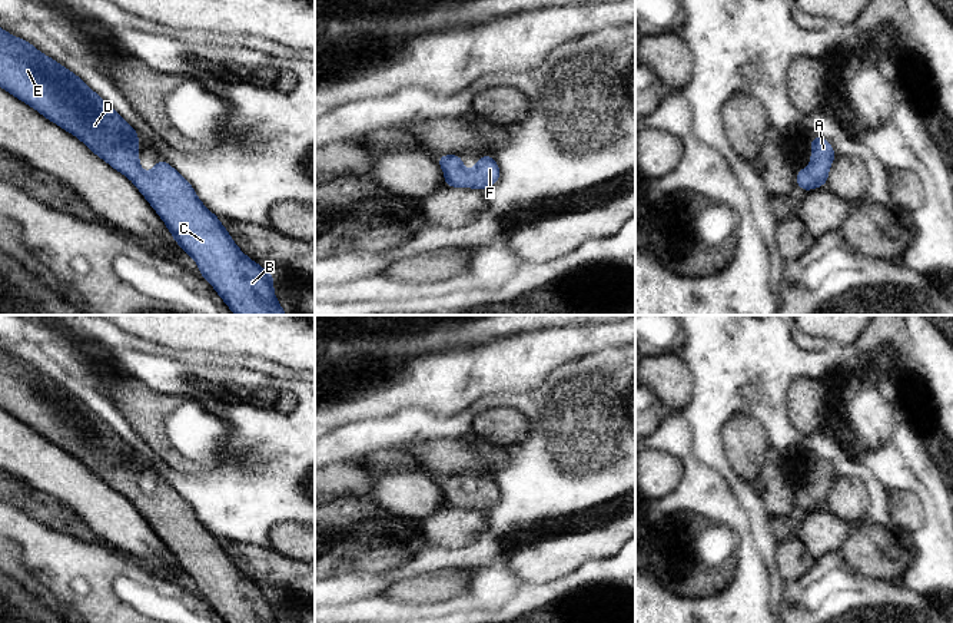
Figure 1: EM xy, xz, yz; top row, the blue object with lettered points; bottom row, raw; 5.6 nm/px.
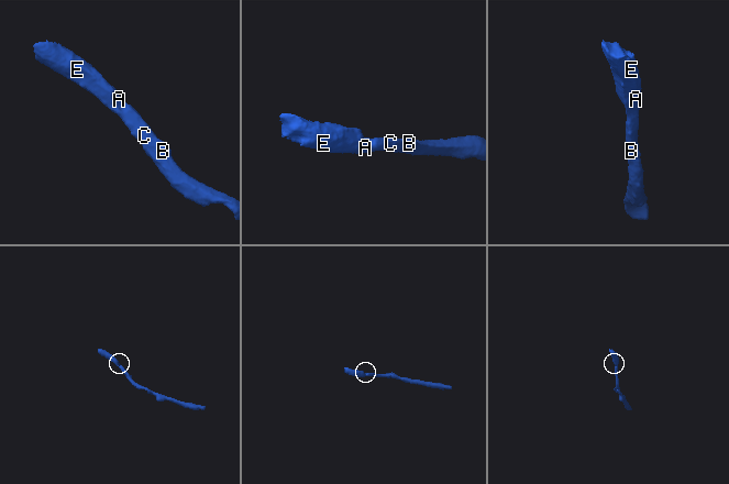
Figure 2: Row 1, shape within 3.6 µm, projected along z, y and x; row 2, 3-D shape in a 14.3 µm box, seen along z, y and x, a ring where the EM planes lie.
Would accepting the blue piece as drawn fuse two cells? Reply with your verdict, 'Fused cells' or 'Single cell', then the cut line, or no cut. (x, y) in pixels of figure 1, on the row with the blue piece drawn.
Single cell. No split

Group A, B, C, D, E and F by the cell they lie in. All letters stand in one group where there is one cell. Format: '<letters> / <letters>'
A B C D E F

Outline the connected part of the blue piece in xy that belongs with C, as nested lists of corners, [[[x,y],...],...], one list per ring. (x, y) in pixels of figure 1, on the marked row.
[[[1,27],[0,87],[74,135],[93,153],[129,178],[163,219],[176,243],[196,261],[200,276],[210,282],[232,312],[286,315],[273,292],[275,275],[236,246],[219,218],[199,201],[193,186],[166,160],[157,160],[153,170],[145,173],[139,165],[137,132],[80,77],[40,53],[31,43],[9,34]]]

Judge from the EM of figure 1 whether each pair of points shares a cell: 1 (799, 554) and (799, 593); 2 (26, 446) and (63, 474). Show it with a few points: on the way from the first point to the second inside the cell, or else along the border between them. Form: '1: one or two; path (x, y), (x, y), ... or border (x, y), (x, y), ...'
1: two; border (814, 560), (802, 576), (786, 585)
2: one; path (35, 454), (55, 471)

